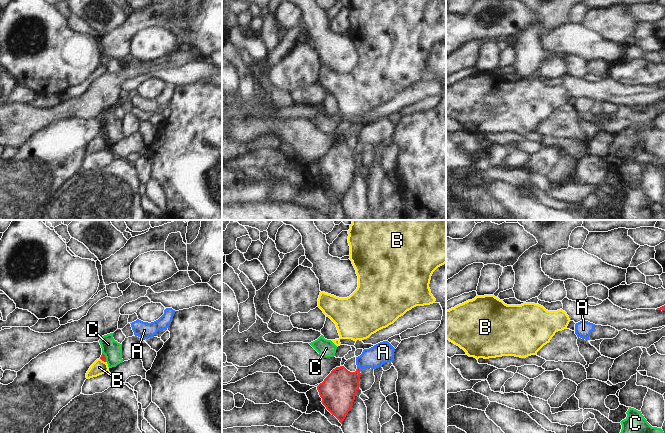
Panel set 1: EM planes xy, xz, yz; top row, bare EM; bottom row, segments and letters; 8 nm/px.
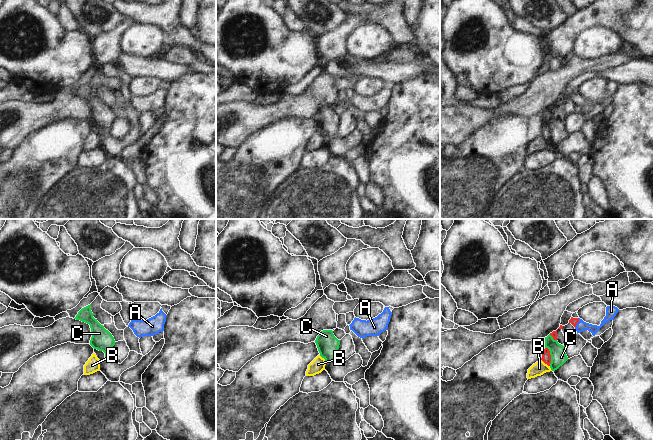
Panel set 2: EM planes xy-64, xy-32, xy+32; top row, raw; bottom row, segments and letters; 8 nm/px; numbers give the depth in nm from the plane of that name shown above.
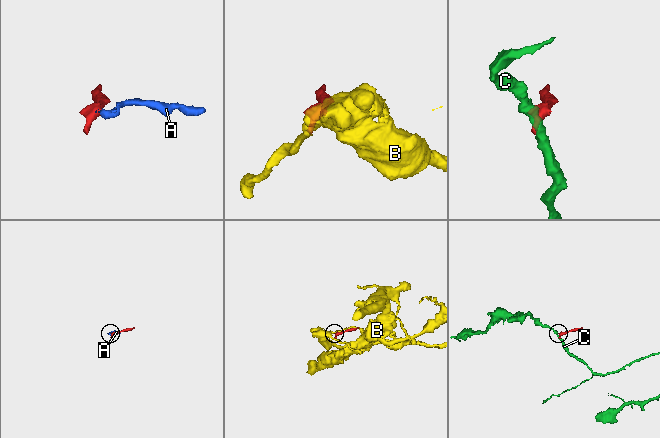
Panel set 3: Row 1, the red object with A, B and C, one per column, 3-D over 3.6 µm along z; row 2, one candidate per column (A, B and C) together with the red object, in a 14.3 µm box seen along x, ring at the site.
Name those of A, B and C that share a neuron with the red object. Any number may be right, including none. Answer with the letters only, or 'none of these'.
A

